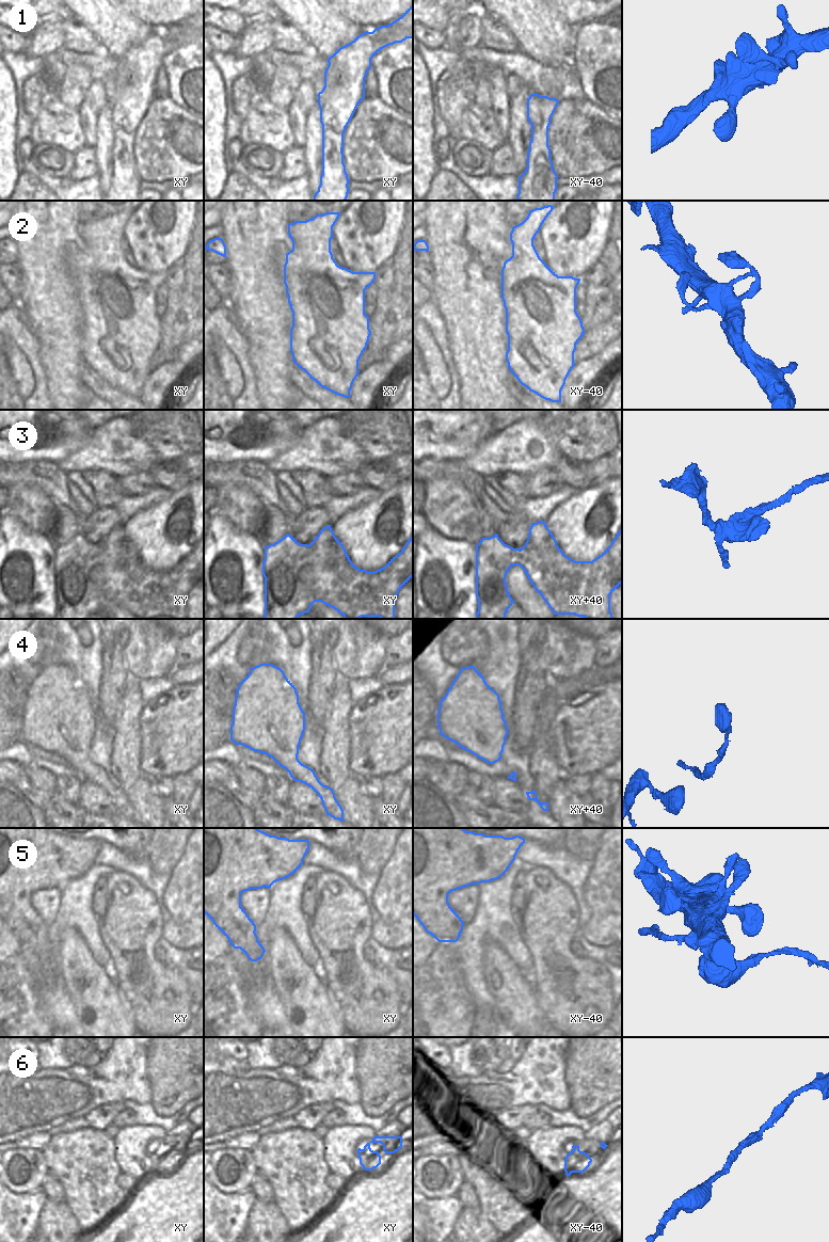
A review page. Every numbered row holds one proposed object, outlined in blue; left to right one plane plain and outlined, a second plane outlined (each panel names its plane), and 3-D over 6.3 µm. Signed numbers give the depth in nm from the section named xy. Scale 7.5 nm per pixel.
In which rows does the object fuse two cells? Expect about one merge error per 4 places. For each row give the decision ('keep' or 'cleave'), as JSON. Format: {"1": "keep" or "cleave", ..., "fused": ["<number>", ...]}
{"1": "keep", "2": "keep", "3": "cleave", "4": "keep", "5": "cleave", "6": "keep", "fused": ["3", "5"]}

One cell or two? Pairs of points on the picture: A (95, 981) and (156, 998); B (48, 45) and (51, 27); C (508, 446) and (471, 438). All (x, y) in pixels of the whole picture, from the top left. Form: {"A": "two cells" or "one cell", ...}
{"A": "two cells", "B": "one cell", "C": "two cells"}

